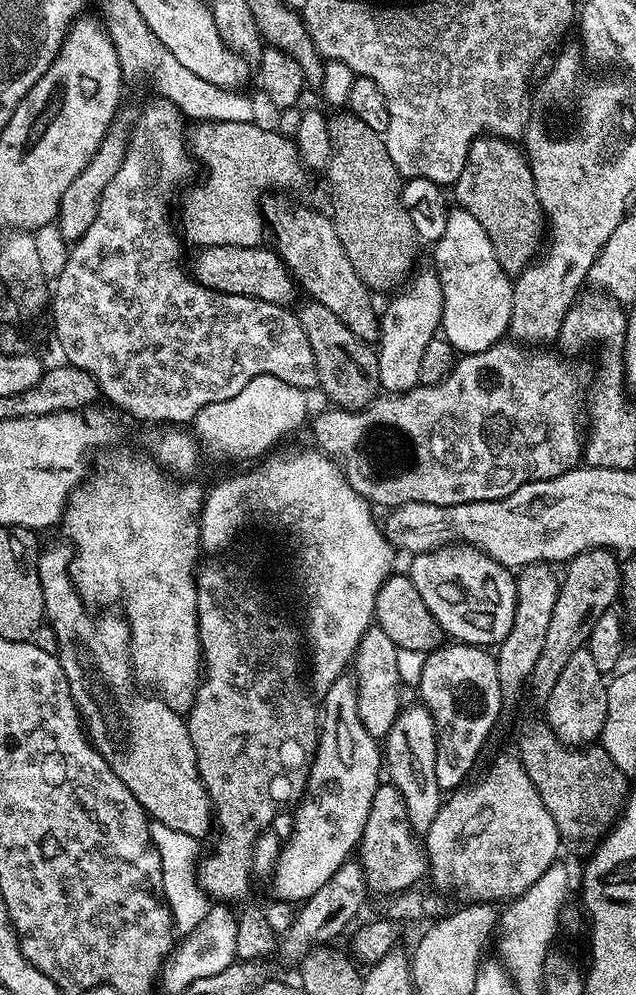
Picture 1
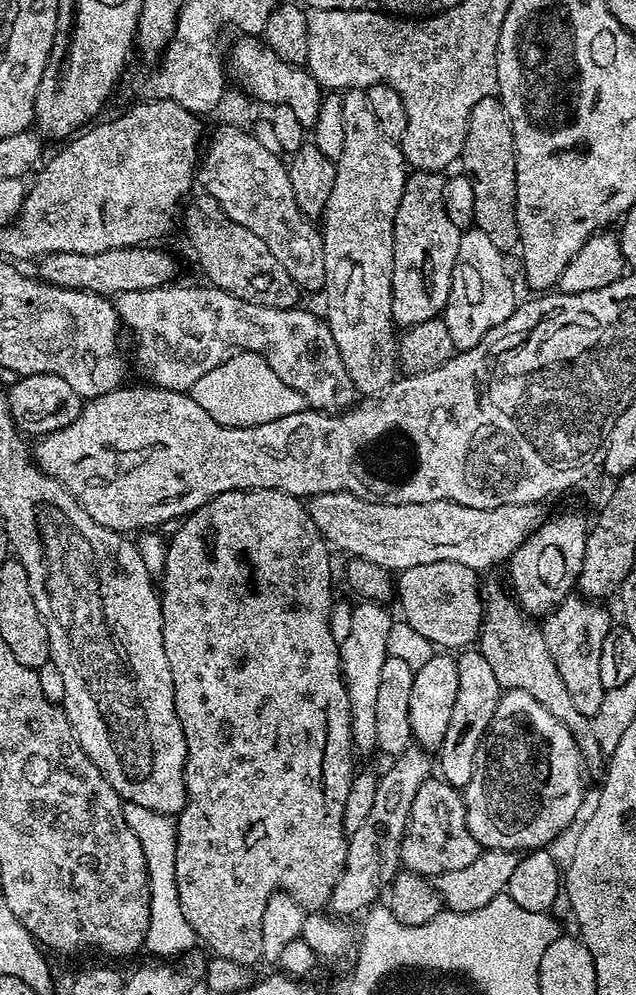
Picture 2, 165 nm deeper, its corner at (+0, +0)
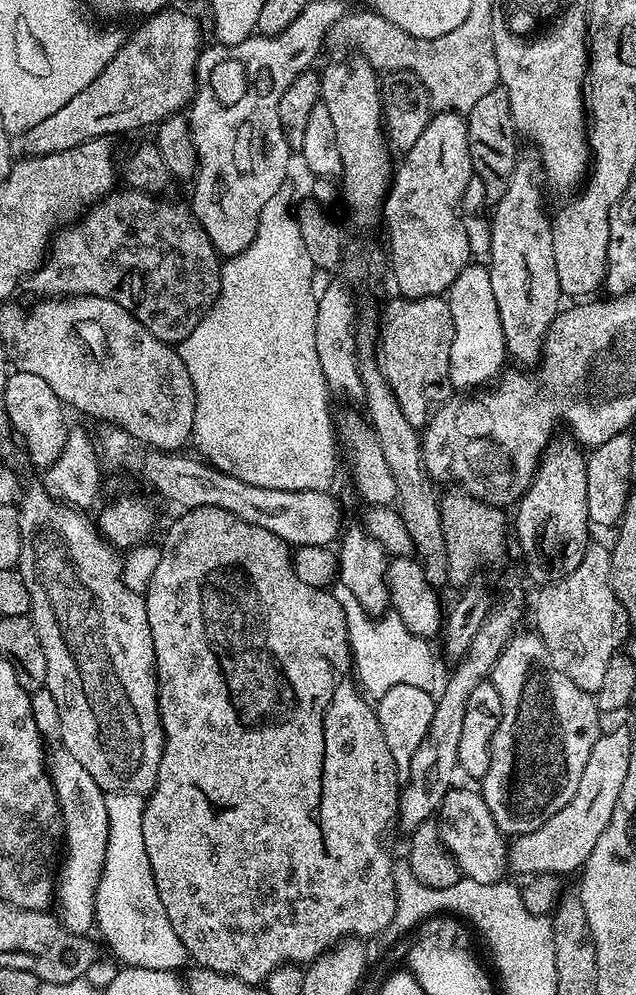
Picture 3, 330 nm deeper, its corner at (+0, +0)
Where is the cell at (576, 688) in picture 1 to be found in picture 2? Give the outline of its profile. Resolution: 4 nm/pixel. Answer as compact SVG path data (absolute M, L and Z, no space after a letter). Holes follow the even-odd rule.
M573 594L543 617L542 627L550 658L554 658L558 674L562 674L562 682L574 701L574 707L578 709L578 714L591 718L601 709L605 693L601 673L602 641L614 627L611 614L597 601Z

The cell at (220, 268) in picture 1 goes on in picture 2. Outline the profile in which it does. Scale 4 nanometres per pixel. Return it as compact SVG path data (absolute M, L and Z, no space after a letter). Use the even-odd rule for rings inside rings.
M137 246L106 250L102 254L50 254L38 261L39 279L66 290L93 292L99 296L115 297L122 292L141 292L171 285L176 276L176 260L160 246Z

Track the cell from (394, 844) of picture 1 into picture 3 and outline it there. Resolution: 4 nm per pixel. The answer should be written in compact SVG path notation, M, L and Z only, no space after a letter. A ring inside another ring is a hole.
M452 787L440 803L438 823L440 841L458 862L461 877L487 884L499 884L505 879L508 866L506 837L494 822L490 806L486 806L483 795L477 789L475 792L472 788Z

